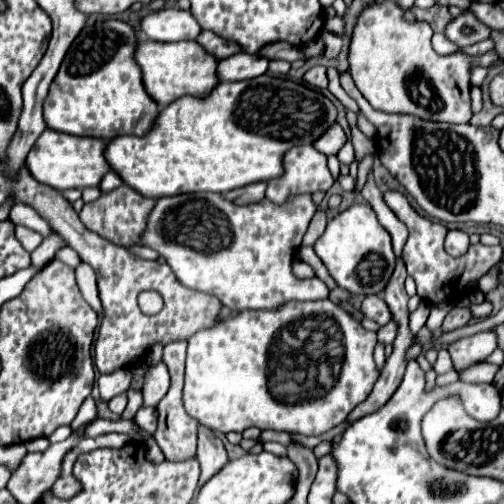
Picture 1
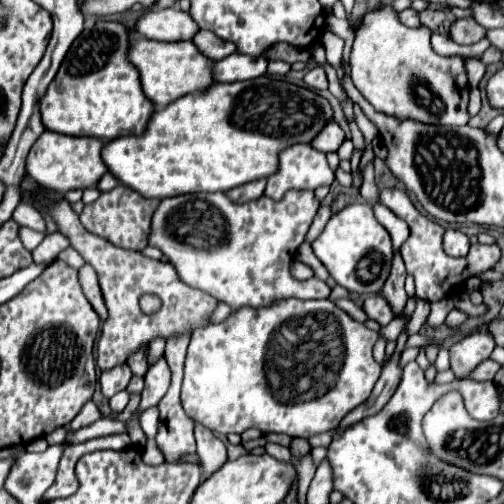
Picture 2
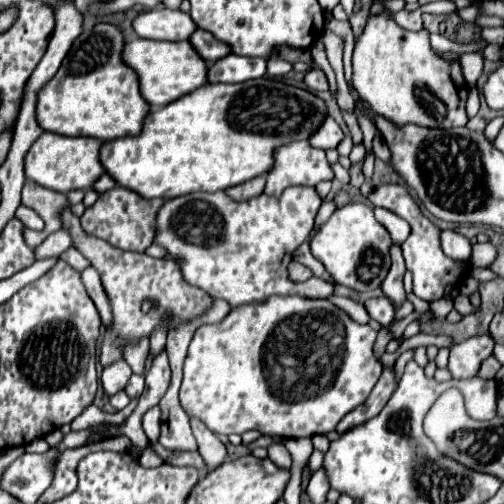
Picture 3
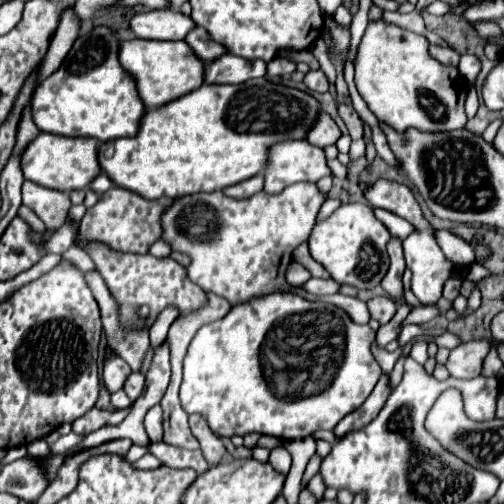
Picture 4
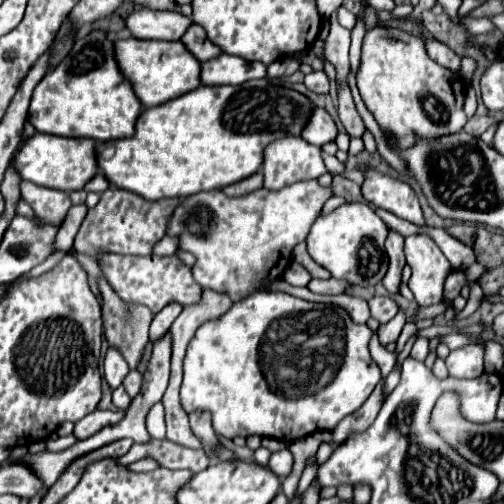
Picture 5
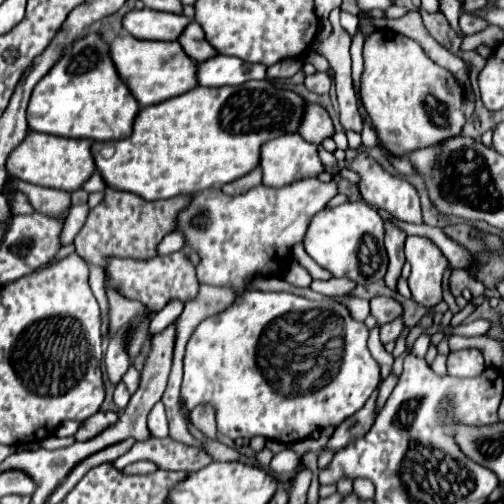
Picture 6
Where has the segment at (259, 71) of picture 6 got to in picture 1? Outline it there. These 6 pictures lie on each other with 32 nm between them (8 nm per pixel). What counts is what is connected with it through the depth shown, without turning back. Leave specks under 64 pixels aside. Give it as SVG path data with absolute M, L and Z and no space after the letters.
M238 52L230 58L224 58L216 66L216 76L220 82L236 82L236 80L252 80L268 70L268 58L258 54Z

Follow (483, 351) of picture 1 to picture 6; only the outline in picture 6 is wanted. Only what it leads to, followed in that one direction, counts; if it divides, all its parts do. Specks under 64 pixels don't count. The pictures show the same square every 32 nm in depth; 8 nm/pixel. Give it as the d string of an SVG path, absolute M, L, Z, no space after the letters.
M476 348L450 352L448 356L448 374L452 376L478 376L484 372L484 358L482 352Z

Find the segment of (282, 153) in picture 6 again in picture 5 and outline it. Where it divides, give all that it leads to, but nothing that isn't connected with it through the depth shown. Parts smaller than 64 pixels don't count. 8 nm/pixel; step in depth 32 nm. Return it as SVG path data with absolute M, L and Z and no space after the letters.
M298 136L298 138L284 138L284 140L276 140L276 142L268 144L268 148L264 148L262 172L264 172L264 188L280 190L280 188L300 182L300 180L320 178L328 170L320 158L320 148L316 148L314 144L308 144L304 138Z

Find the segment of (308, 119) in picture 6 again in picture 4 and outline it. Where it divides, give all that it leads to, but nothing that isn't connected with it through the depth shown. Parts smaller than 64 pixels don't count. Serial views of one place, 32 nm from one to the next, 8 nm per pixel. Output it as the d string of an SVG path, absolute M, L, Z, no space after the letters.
M322 110L320 112L320 120L316 120L316 124L312 124L312 132L308 132L306 140L318 148L336 144L336 140L340 138L340 130L336 126L336 122Z

